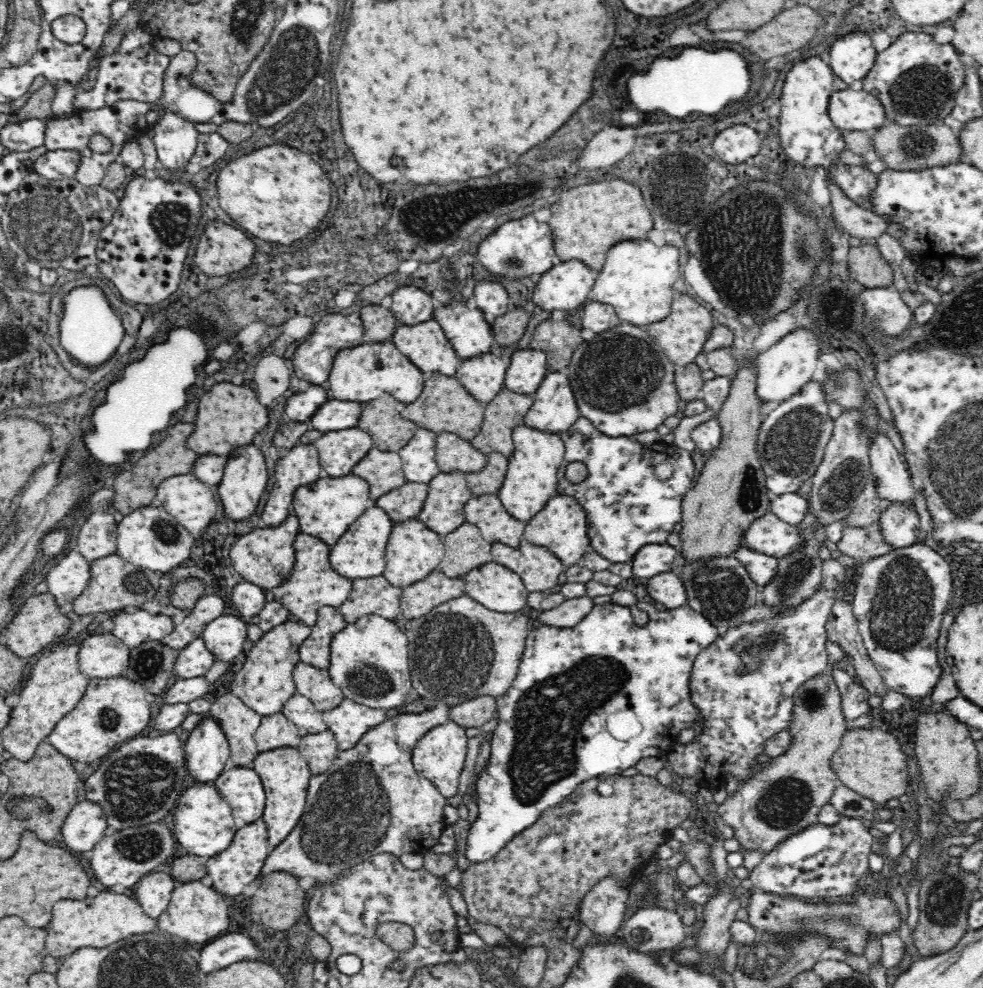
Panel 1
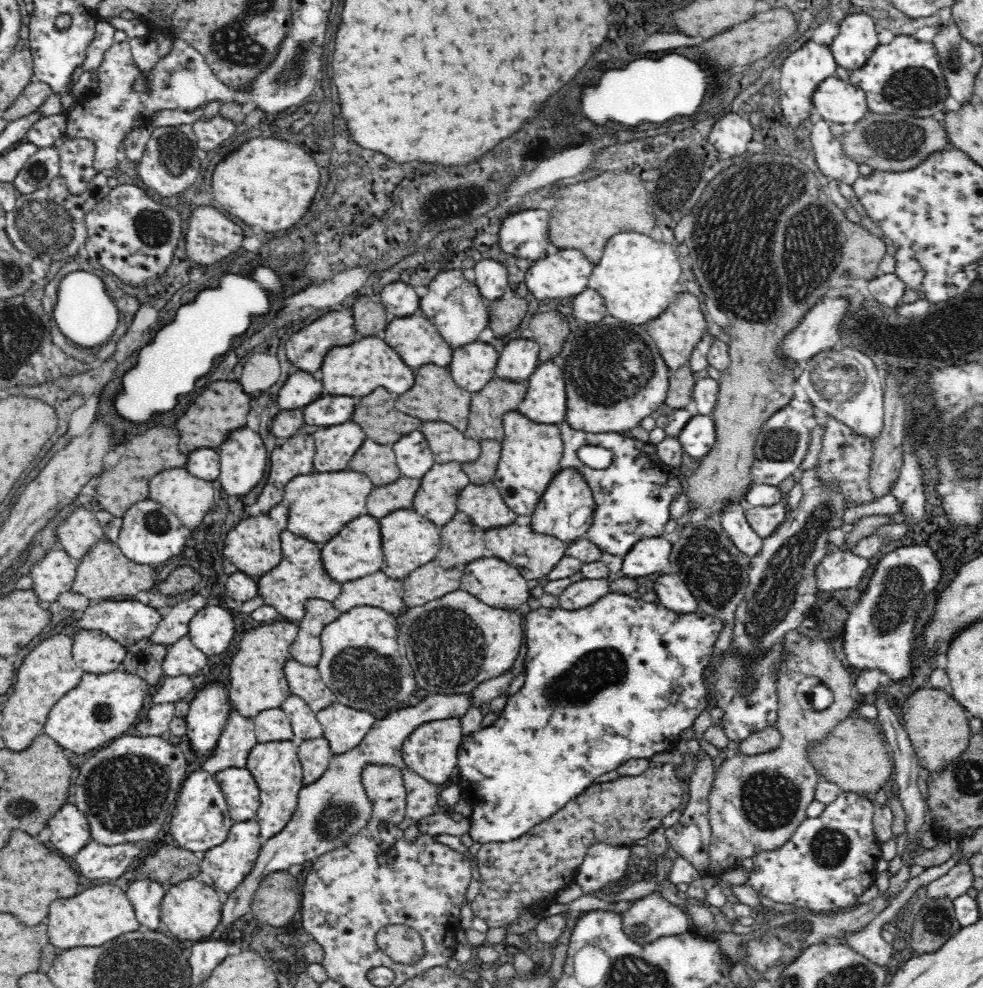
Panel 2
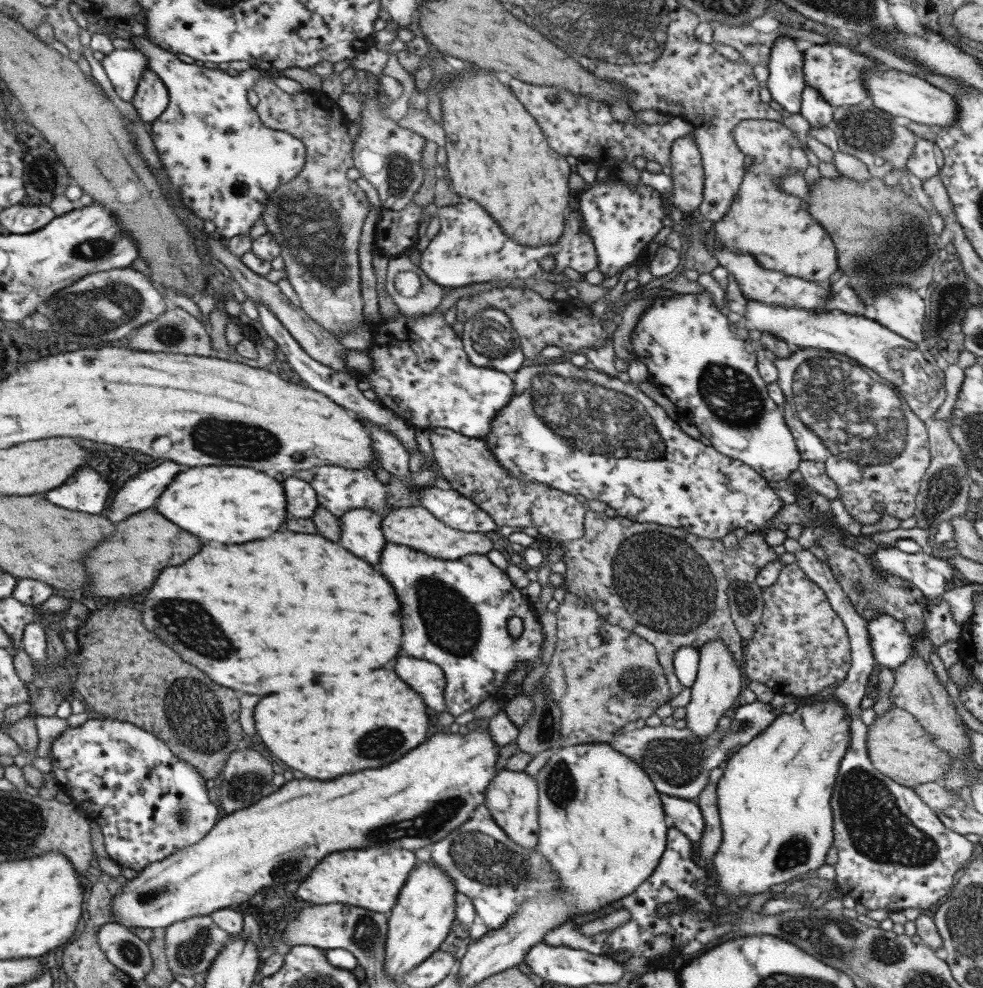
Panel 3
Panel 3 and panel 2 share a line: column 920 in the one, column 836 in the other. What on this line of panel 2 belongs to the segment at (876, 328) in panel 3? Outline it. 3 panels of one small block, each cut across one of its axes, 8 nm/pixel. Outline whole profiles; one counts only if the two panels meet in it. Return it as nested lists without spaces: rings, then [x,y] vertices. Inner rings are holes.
[[[846,348],[824,350],[806,364],[797,381],[806,390],[813,406],[824,409],[860,436],[871,440],[880,436],[884,426],[884,389],[869,356]]]

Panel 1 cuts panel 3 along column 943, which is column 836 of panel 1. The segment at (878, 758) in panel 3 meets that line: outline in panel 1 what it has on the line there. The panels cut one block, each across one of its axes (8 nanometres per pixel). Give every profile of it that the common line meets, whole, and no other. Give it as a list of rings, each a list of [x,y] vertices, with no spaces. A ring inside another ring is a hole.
[[[876,725],[847,729],[842,735],[841,745],[832,756],[830,766],[837,774],[839,783],[875,804],[885,804],[891,799],[907,796],[910,790],[906,755],[896,735]]]

